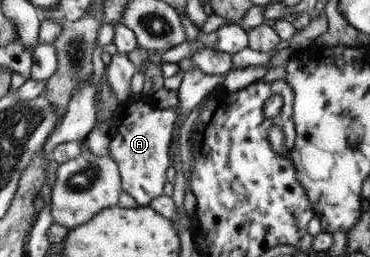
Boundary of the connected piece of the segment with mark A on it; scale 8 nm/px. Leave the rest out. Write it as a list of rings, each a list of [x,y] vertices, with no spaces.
[[[142,100],[122,102],[112,114],[109,127],[112,158],[119,163],[124,191],[134,196],[140,207],[150,206],[155,198],[163,195],[162,192],[168,184],[168,168],[171,165],[170,144],[174,138],[174,124],[176,124],[177,116],[176,110],[160,110],[160,108],[154,108],[152,104],[146,104]]]

